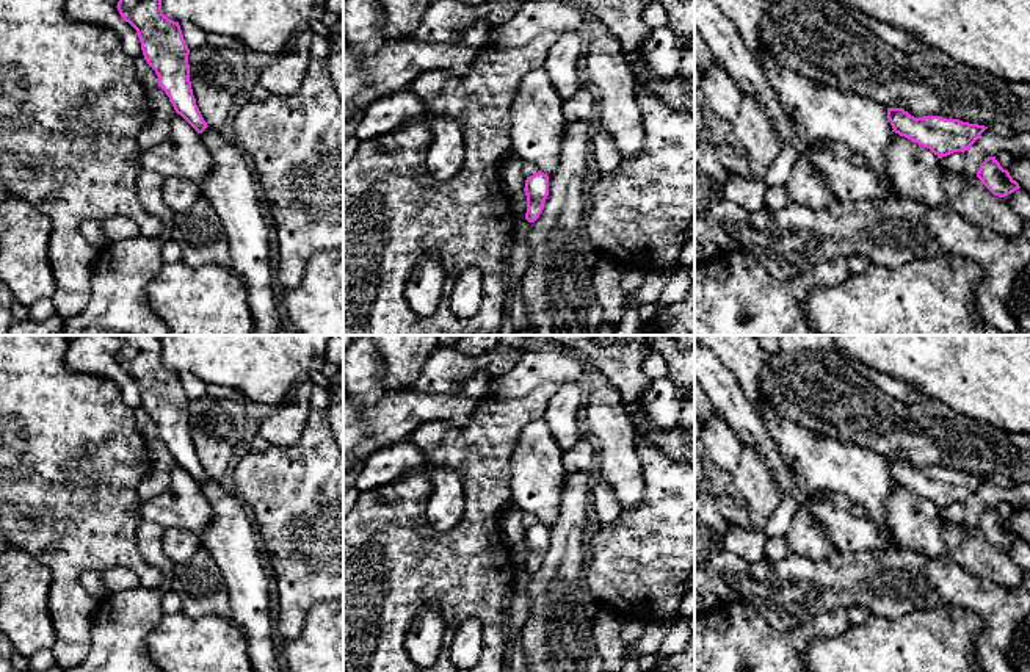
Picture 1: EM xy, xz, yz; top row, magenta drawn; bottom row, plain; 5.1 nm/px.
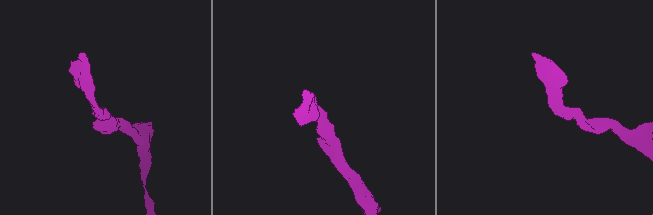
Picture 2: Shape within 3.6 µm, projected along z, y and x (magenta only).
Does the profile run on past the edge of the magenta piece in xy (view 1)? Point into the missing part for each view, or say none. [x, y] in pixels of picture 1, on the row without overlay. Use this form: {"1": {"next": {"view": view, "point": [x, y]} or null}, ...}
{"1": {"next": null}}

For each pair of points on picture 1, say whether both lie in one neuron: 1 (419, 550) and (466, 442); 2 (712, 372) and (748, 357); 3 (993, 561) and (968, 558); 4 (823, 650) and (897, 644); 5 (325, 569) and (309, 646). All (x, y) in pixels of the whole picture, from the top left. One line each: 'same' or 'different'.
1: same
2: different
3: same
4: same
5: different

